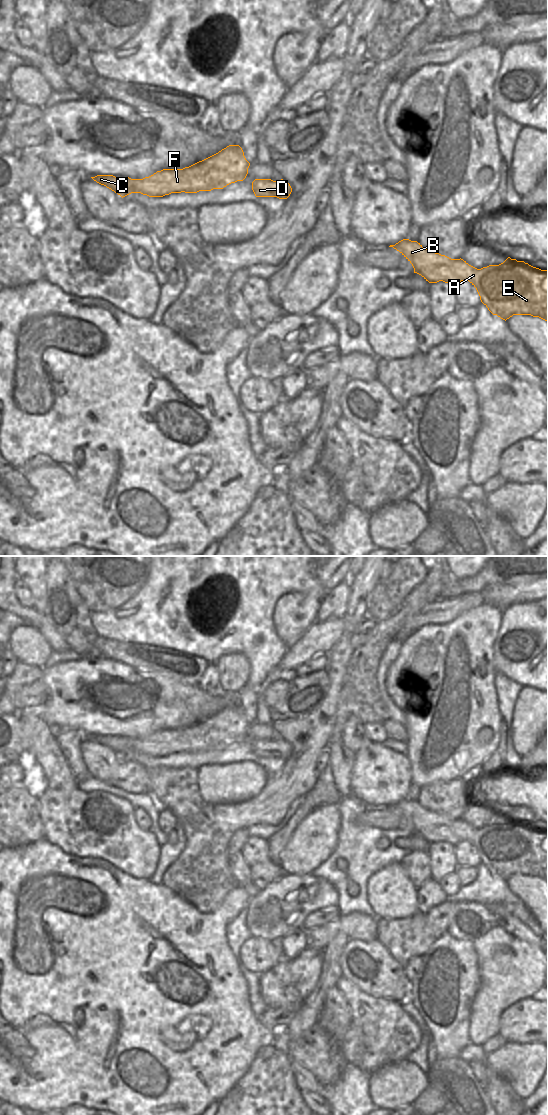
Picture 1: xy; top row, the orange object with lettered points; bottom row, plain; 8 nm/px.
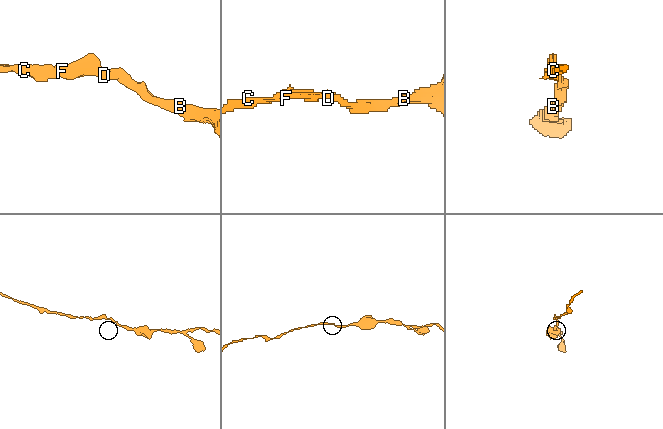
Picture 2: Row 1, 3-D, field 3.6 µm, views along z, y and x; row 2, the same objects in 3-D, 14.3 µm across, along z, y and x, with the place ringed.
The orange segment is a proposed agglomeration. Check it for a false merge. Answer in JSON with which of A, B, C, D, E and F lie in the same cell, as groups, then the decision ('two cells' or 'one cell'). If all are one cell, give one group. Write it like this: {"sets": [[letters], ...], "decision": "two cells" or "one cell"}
{"sets": [["A", "B", "C", "D", "E", "F"]], "decision": "one cell"}

